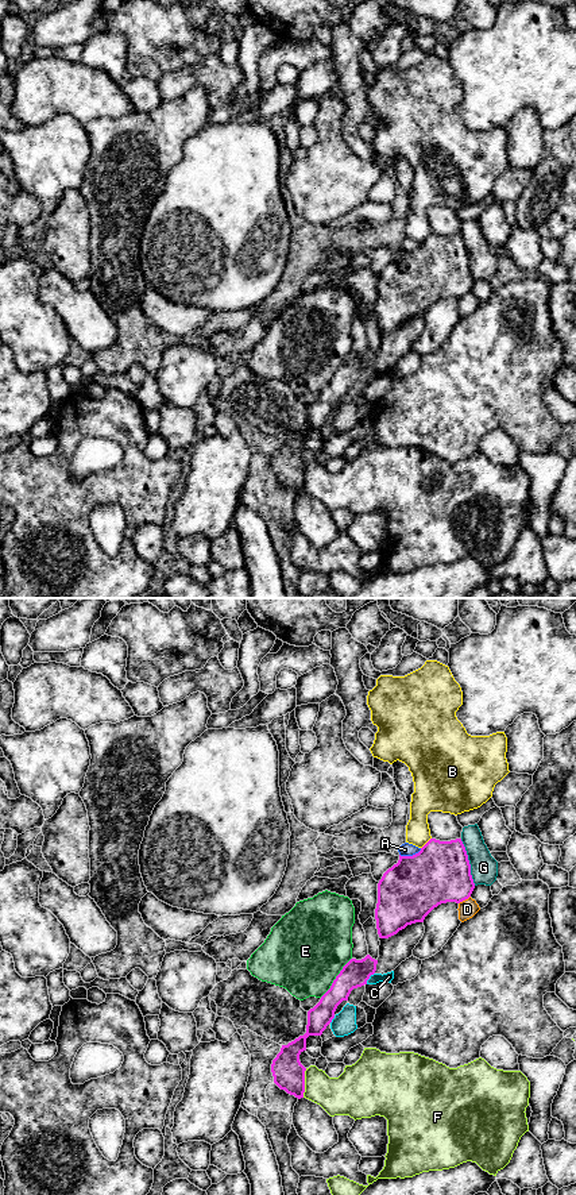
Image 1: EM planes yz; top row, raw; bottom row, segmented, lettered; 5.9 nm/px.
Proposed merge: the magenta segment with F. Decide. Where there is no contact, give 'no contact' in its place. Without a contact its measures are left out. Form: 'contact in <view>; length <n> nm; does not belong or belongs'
contact in yz; length 180 nm; does not belong

